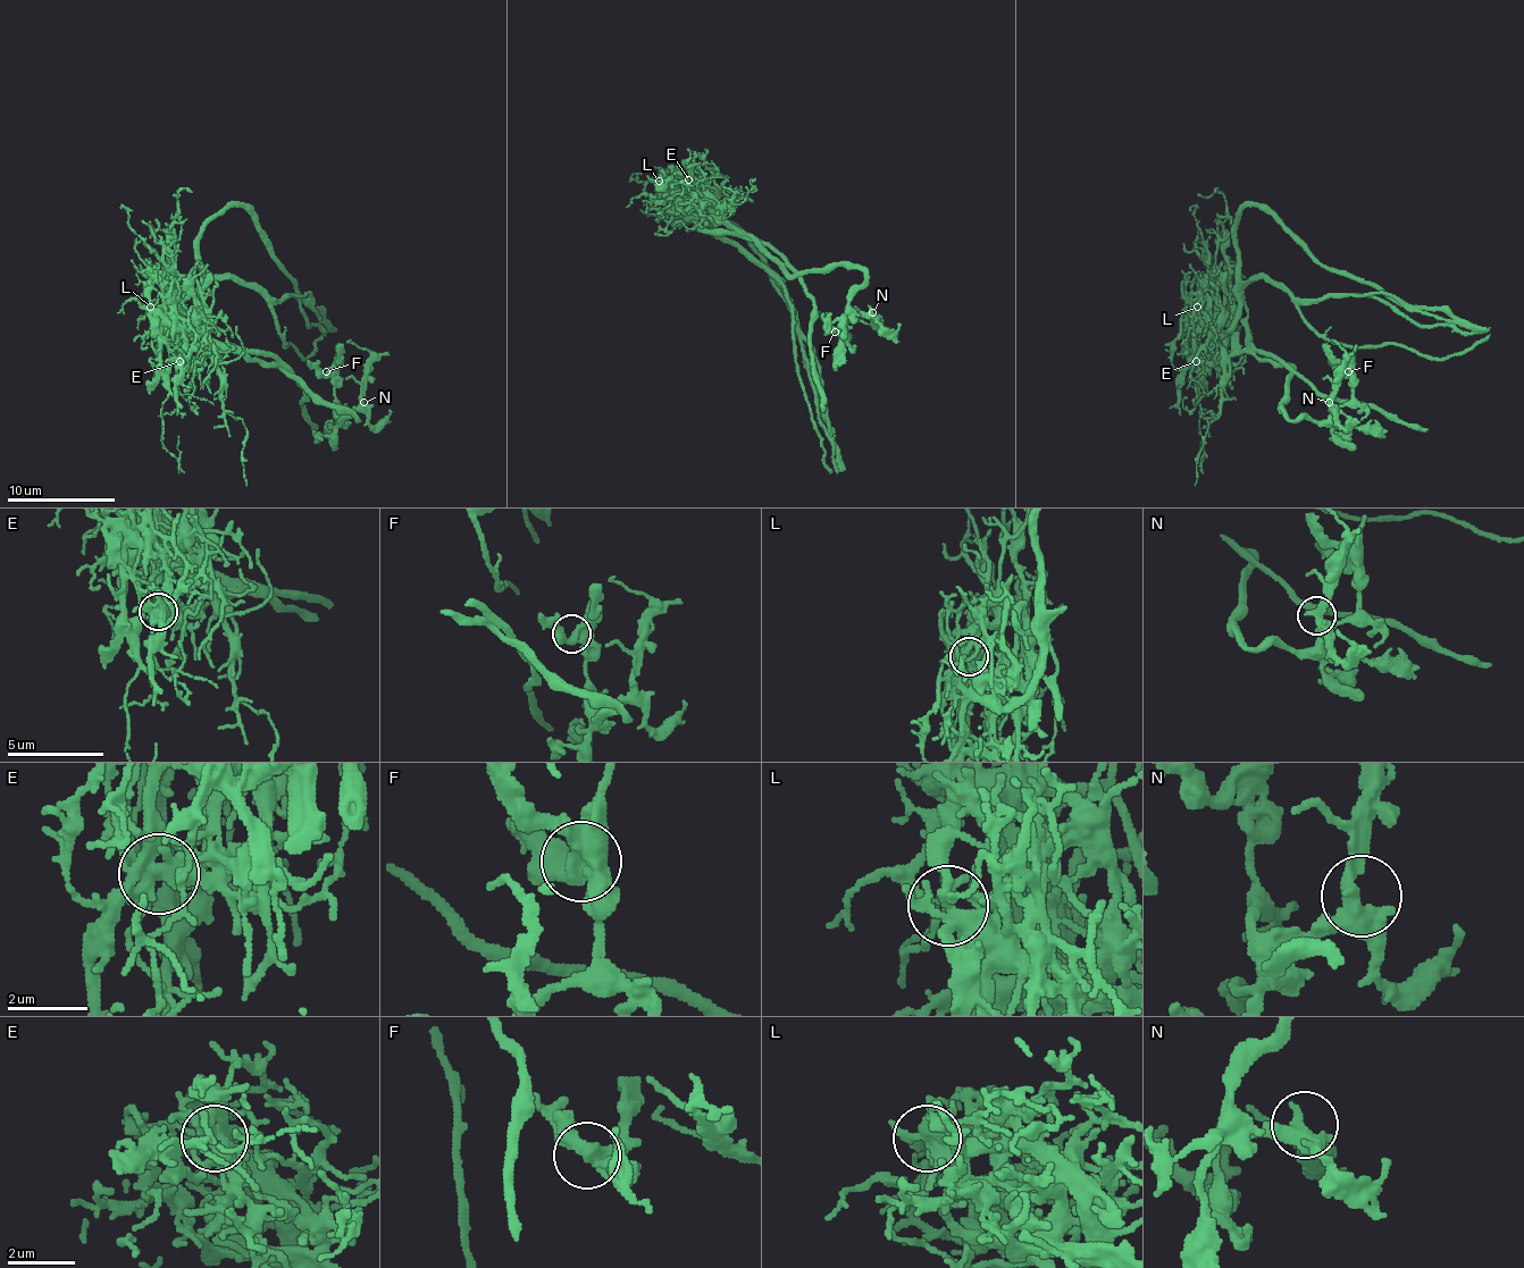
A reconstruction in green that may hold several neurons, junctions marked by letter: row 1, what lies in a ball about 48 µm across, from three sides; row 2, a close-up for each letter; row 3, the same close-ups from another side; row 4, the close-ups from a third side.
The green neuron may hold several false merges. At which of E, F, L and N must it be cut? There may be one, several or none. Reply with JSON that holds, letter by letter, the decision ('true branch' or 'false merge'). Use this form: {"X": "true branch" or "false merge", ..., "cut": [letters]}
{"E": "false merge", "F": "true branch", "L": "false merge", "N": "true branch", "cut": ["E", "L"]}

